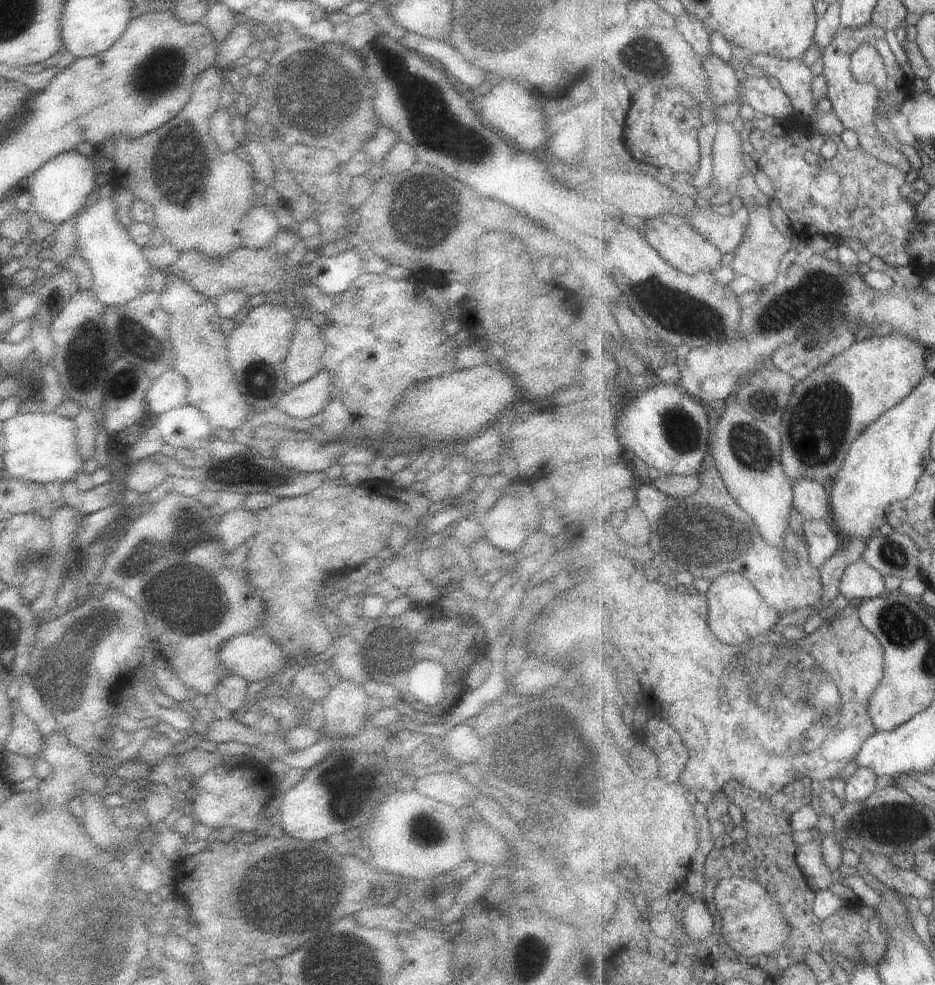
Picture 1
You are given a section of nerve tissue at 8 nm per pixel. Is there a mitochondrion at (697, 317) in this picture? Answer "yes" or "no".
yes

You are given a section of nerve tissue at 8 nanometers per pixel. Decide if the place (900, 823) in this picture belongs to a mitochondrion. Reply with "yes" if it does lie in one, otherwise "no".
yes

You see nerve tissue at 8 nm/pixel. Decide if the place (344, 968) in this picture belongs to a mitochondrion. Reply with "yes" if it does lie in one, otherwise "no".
yes

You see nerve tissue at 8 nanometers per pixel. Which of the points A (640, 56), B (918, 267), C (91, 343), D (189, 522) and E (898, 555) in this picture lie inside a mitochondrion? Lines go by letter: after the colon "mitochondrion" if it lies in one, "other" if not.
A: mitochondrion
B: other
C: mitochondrion
D: other
E: mitochondrion

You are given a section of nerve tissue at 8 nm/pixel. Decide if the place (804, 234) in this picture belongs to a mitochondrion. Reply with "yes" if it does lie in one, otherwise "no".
no

